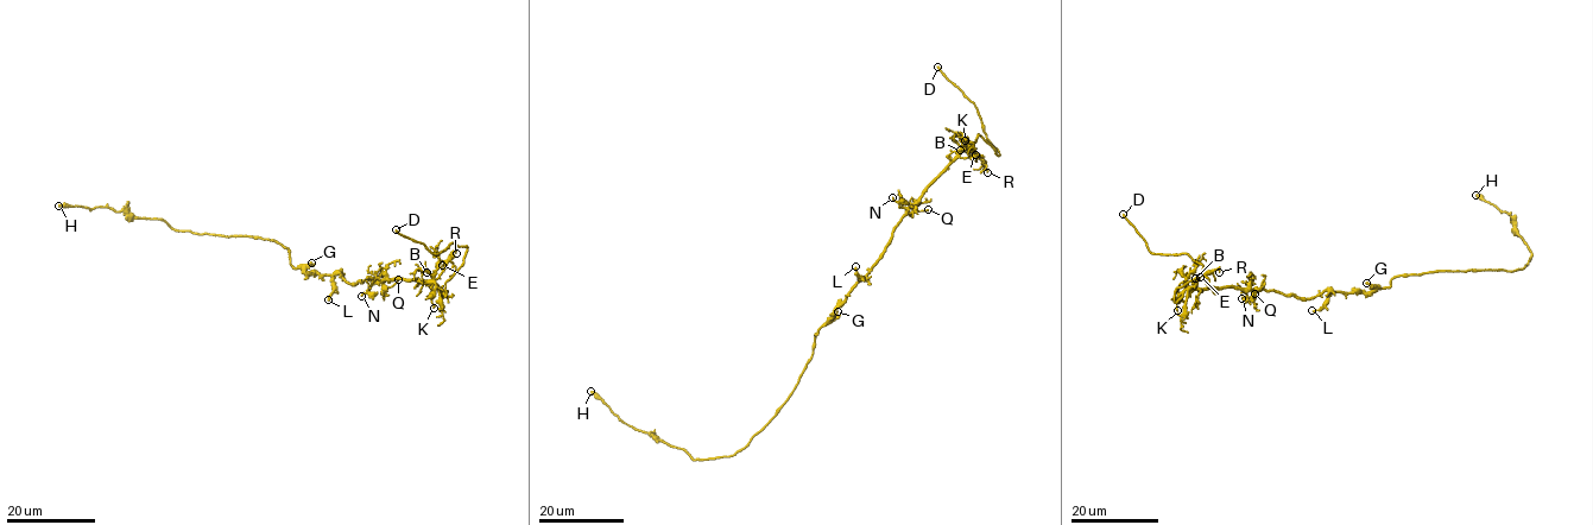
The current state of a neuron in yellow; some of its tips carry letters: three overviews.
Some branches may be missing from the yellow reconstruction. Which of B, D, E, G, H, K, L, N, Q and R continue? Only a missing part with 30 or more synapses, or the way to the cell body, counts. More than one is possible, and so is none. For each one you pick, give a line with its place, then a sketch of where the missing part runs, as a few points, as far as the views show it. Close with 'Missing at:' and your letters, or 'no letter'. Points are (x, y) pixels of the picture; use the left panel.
D: at (396, 229); missing branch runs (396, 229), (360, 228), (302, 241), (280, 236)
Missing at: D

